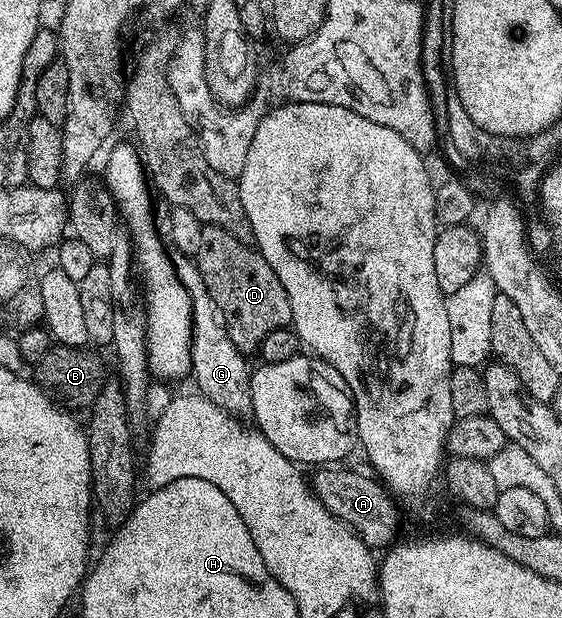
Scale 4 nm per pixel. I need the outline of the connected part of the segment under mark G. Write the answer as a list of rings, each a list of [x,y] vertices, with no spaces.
[[[177,254],[174,259],[176,275],[181,285],[192,298],[192,369],[191,378],[196,378],[195,390],[204,398],[214,401],[228,415],[248,417],[252,414],[252,371],[245,352],[238,350],[226,330],[226,317],[218,309],[218,301],[210,297],[202,281],[200,271],[189,256]]]

